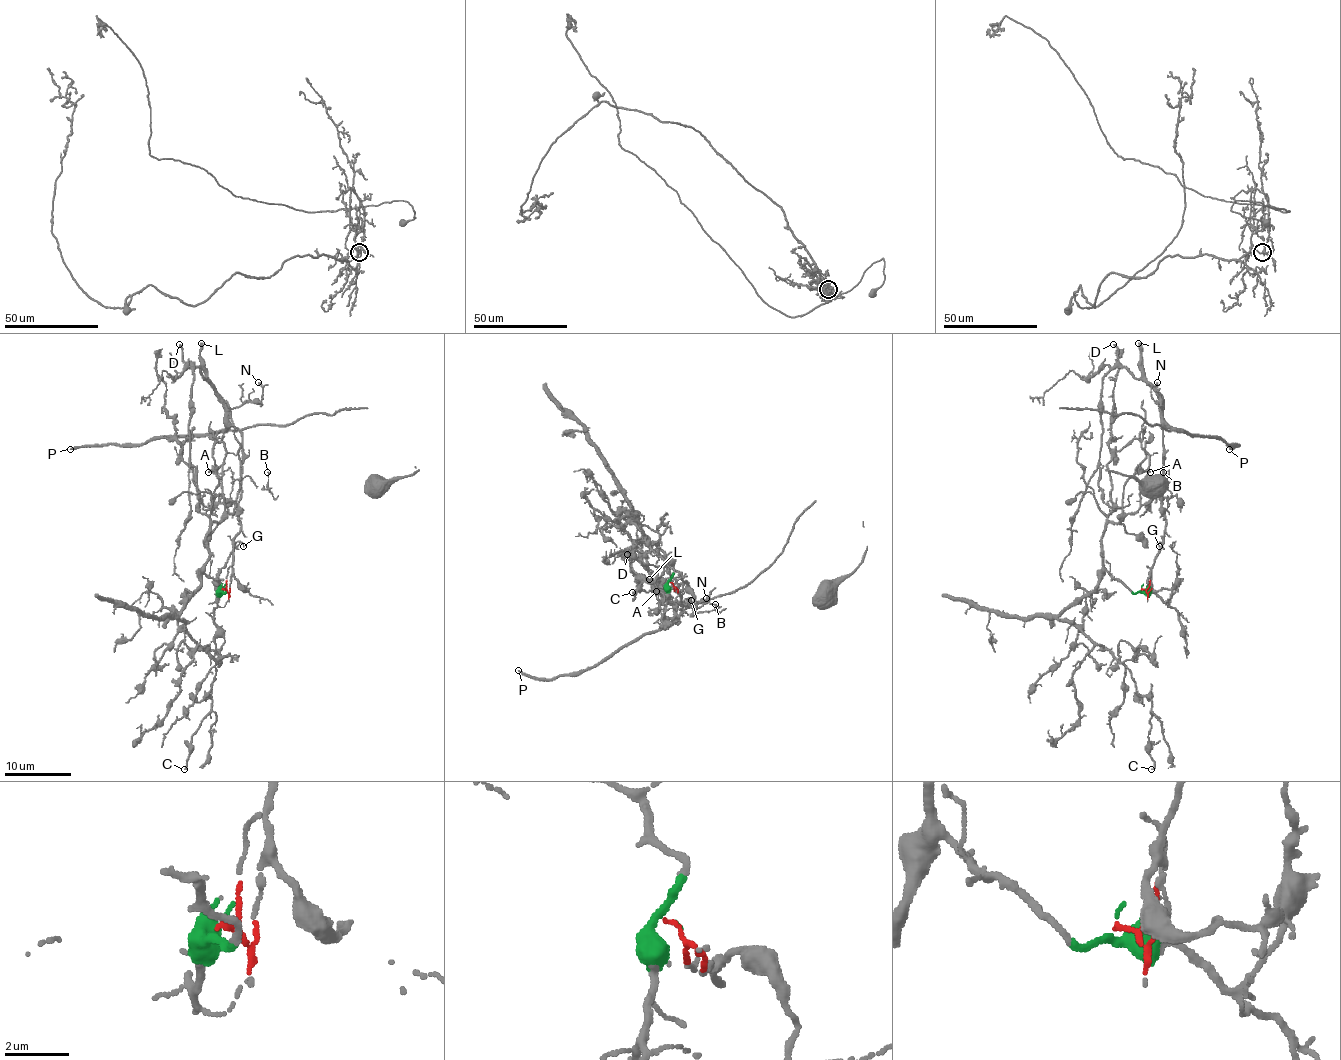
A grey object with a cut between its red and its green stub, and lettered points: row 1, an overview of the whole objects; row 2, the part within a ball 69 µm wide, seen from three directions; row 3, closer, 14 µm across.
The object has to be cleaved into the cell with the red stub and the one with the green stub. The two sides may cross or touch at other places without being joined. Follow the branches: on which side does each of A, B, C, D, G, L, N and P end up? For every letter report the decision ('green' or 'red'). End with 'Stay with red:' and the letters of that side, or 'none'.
A: green
B: red
C: green
D: red
G: red
L: red
N: red
P: red
Stay with red: B, D, G, L, N, P

